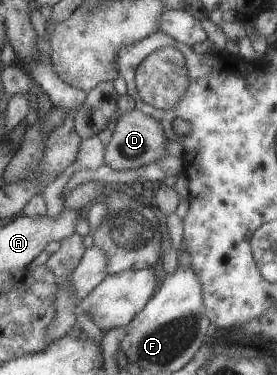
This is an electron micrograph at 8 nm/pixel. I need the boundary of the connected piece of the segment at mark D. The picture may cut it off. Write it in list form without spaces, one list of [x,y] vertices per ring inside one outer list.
[[[134,108],[125,113],[116,110],[112,120],[114,129],[109,143],[104,146],[103,165],[107,165],[113,170],[133,170],[133,168],[145,166],[145,164],[167,155],[163,151],[166,141],[163,129],[150,116]]]

